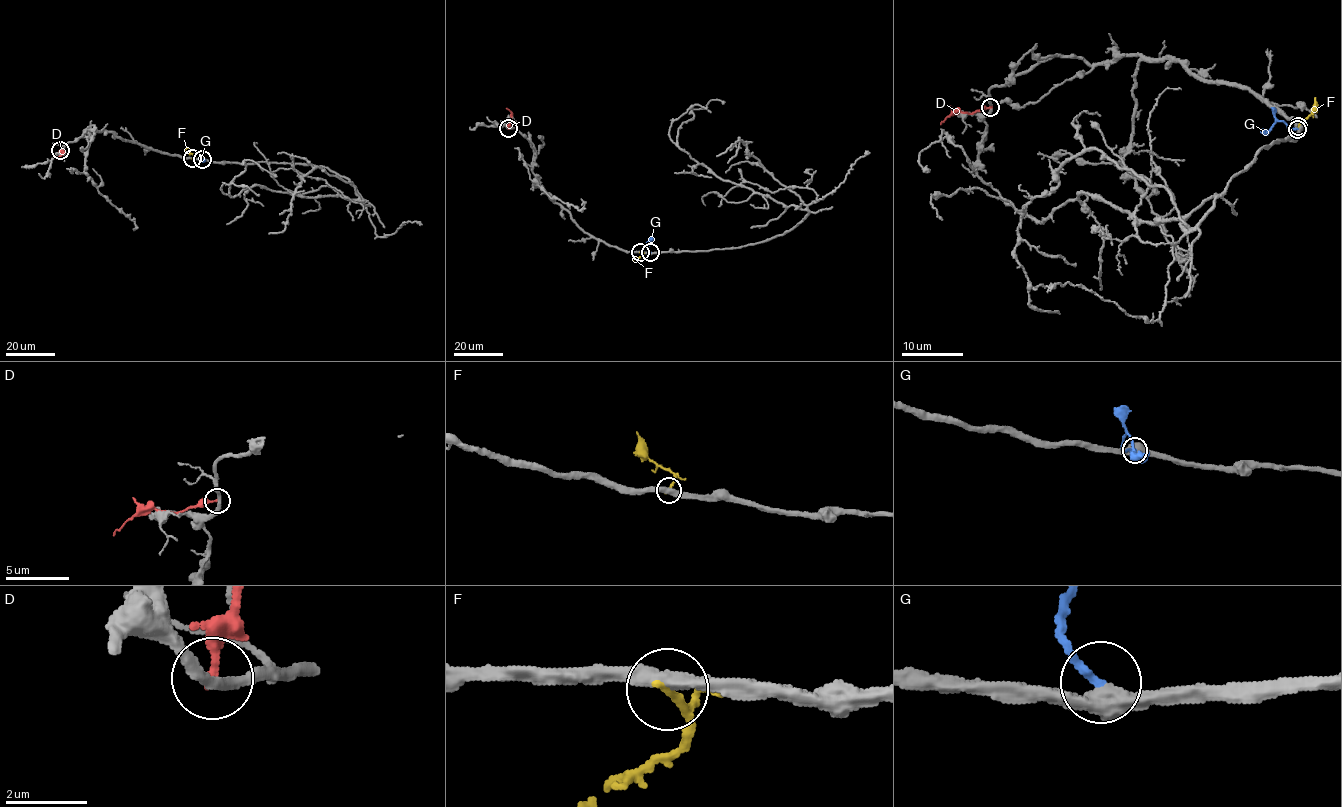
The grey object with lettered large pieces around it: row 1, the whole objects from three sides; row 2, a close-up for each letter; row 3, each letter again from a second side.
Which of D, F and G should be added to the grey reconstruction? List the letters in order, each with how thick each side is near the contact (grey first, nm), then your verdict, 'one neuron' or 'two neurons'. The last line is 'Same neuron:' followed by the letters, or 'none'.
D: 240 nm thick on the grey side, 240 nm on the other; two neurons
F: 400 nm thick on the grey side, 200 nm on the other; two neurons
G: 550 nm thick on the grey side, 220 nm on the other; one neuron
Same neuron: G

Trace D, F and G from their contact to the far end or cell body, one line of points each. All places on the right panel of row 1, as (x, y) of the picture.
D: (990, 107), (971, 113), (954, 112), (940, 124)
F: (1299, 125), (1313, 110), (1316, 98)
G: (1297, 128), (1290, 128), (1277, 121), (1268, 130), (1261, 131)

